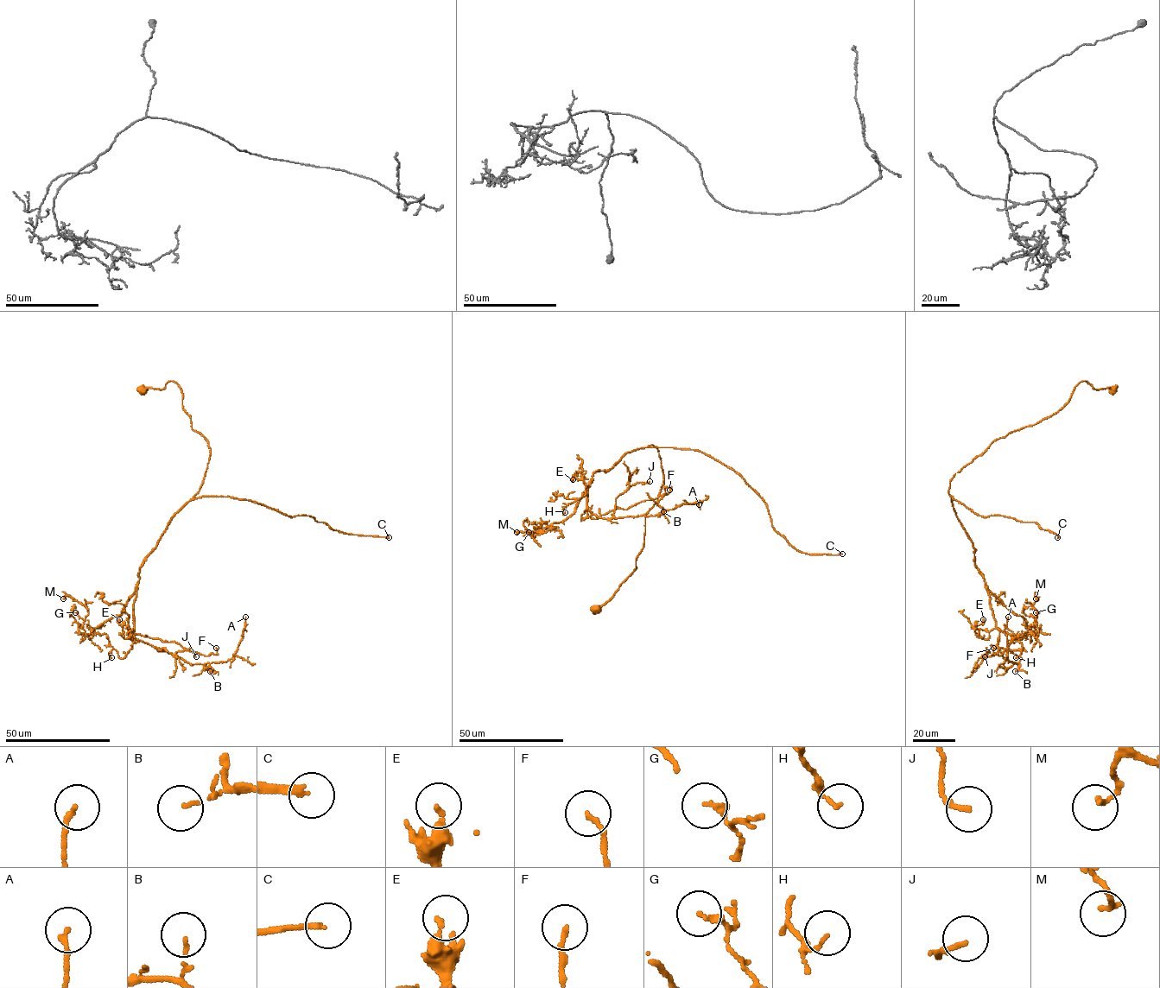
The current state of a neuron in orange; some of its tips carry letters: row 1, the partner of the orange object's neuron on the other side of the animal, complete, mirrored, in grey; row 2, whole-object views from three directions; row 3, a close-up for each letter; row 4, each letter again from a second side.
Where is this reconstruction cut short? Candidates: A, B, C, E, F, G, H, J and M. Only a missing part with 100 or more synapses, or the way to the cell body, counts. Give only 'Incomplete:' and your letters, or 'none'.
Incomplete: C

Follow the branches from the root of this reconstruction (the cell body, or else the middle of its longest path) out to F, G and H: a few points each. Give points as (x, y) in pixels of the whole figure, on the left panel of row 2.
F: (142, 389), (175, 382), (210, 454), (199, 491), (140, 569), (133, 636), (205, 655), (216, 648)
G: (142, 389), (178, 384), (210, 449), (207, 467), (122, 613), (86, 636), (75, 612)
H: (142, 389), (175, 382), (210, 454), (199, 491), (140, 569), (132, 647), (123, 659), (112, 649), (111, 657)

